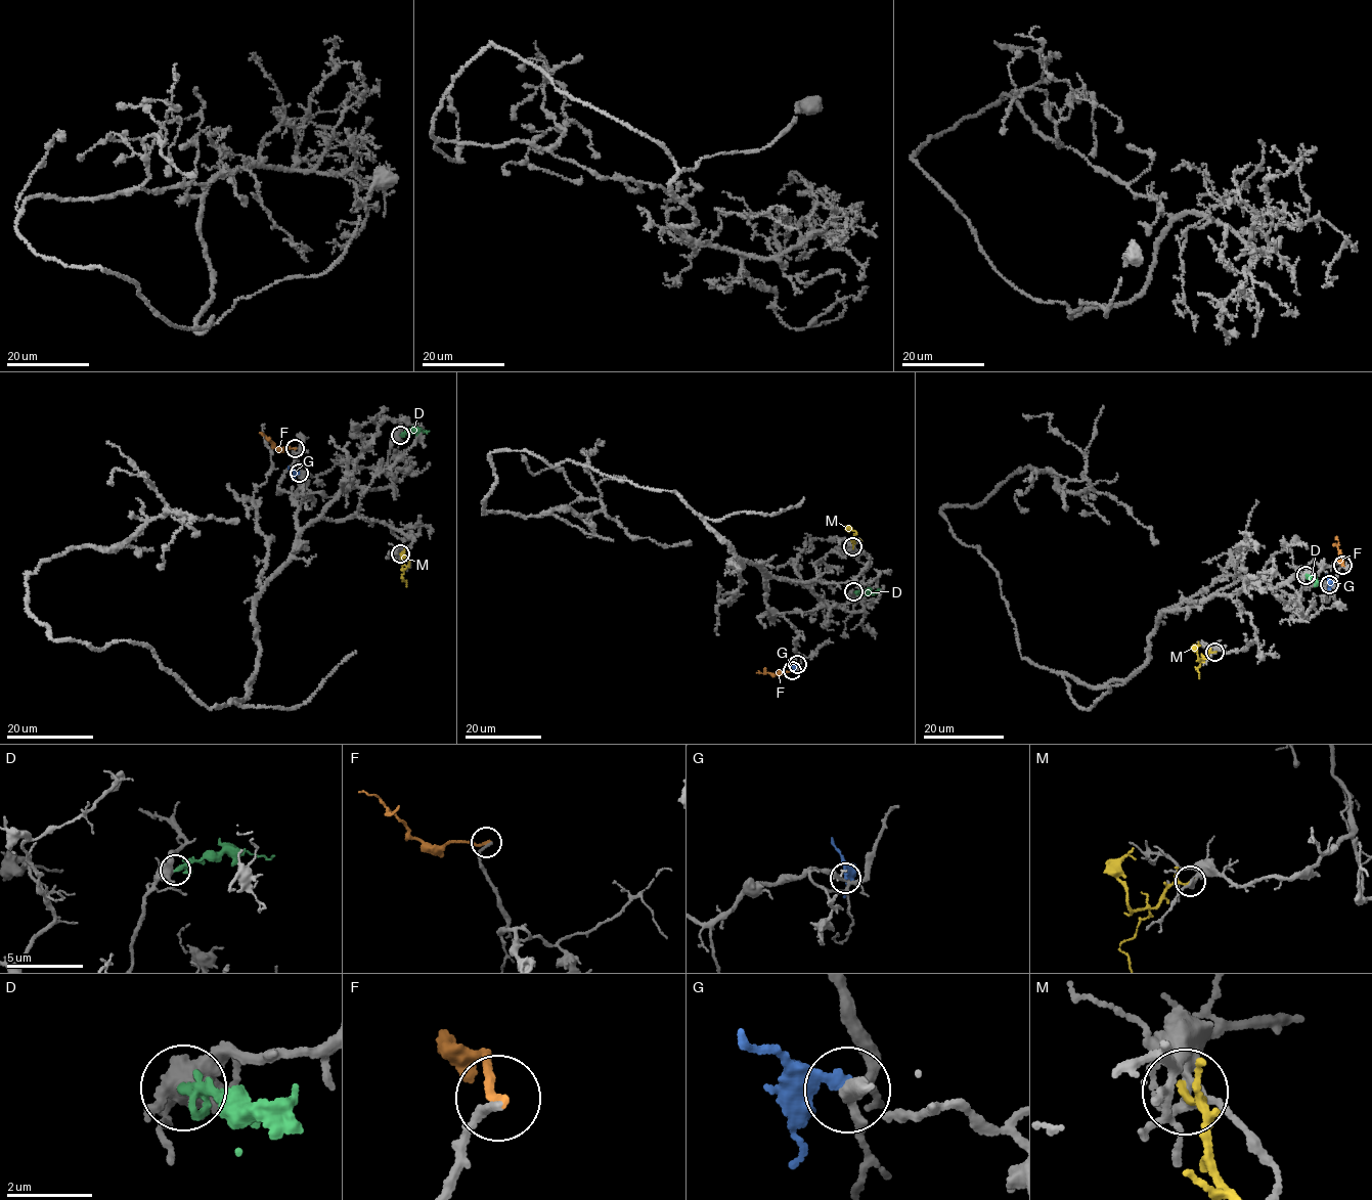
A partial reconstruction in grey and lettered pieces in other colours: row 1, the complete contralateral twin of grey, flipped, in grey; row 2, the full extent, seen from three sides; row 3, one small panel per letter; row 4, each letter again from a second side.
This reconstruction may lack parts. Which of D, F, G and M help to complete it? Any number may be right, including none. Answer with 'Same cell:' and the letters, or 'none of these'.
Same cell: none of these

